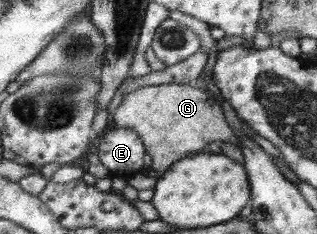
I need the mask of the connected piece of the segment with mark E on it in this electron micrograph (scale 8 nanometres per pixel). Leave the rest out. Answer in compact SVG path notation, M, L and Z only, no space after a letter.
M112 127L107 133L100 134L99 139L95 154L109 175L130 177L143 169L145 145L136 132L130 128Z

